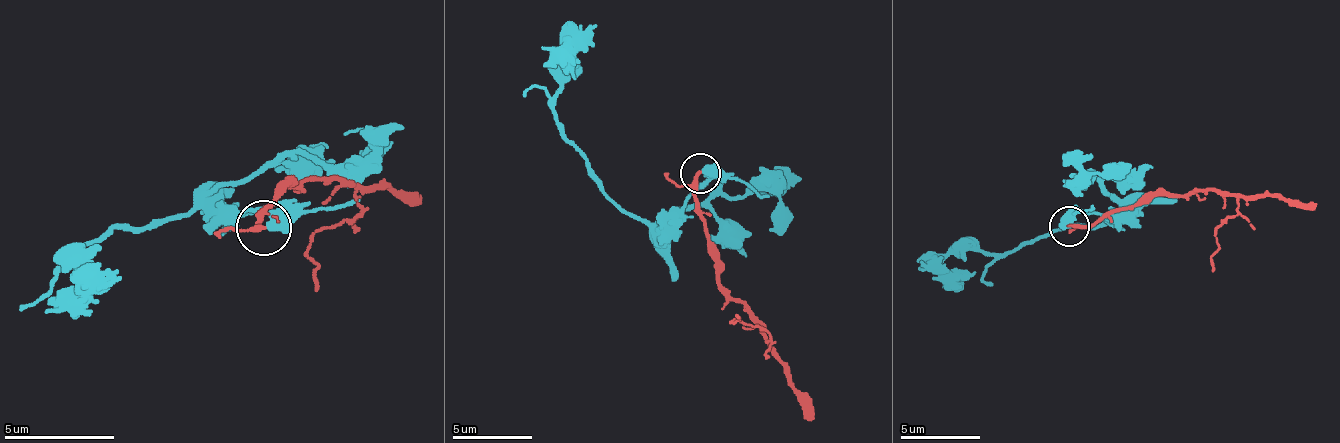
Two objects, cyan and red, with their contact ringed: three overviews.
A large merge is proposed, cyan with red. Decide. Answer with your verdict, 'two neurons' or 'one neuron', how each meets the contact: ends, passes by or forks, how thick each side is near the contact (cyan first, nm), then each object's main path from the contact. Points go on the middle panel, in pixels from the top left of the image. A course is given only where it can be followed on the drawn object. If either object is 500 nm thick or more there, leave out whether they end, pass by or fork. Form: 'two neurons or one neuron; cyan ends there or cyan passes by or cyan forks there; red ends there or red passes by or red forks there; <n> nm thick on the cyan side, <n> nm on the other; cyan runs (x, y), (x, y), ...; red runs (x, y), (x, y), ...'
two neurons; 600 nm thick on the cyan side, 190 nm on the other; cyan runs (701, 172), (705, 184), (661, 228), (633, 220), (557, 120), (557, 60), (569, 44), (577, 80); red runs (701, 172), (697, 200), (705, 236), (717, 248), (721, 284), (769, 340), (733, 324), (741, 320)

